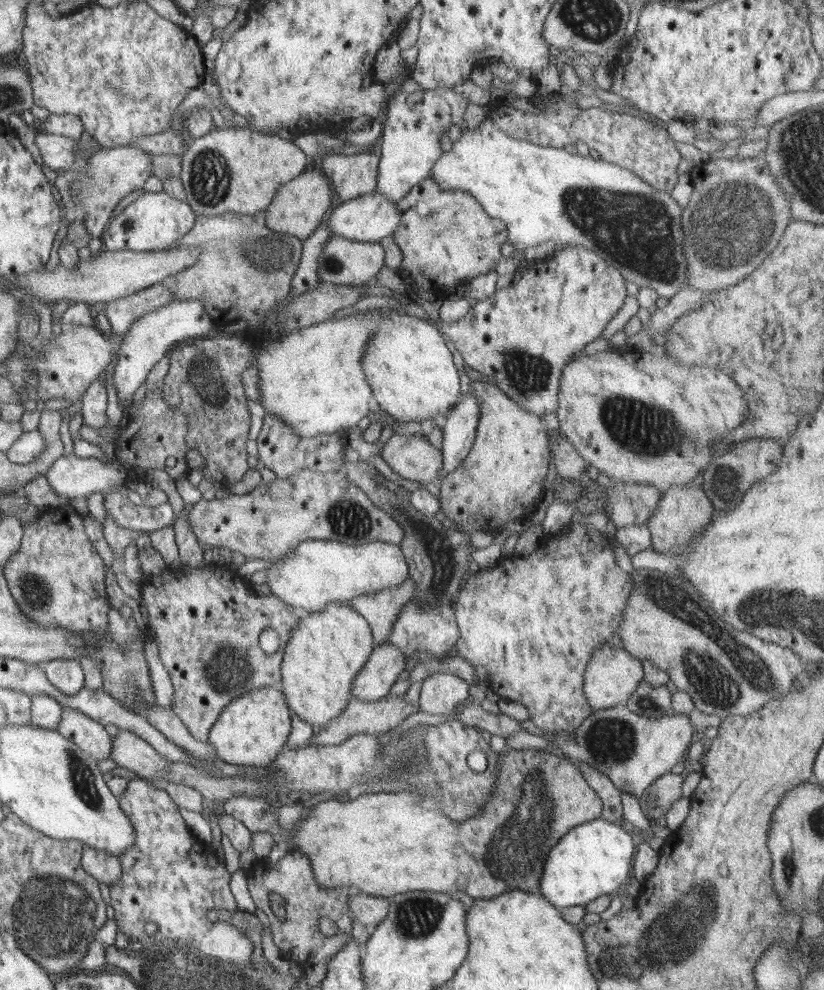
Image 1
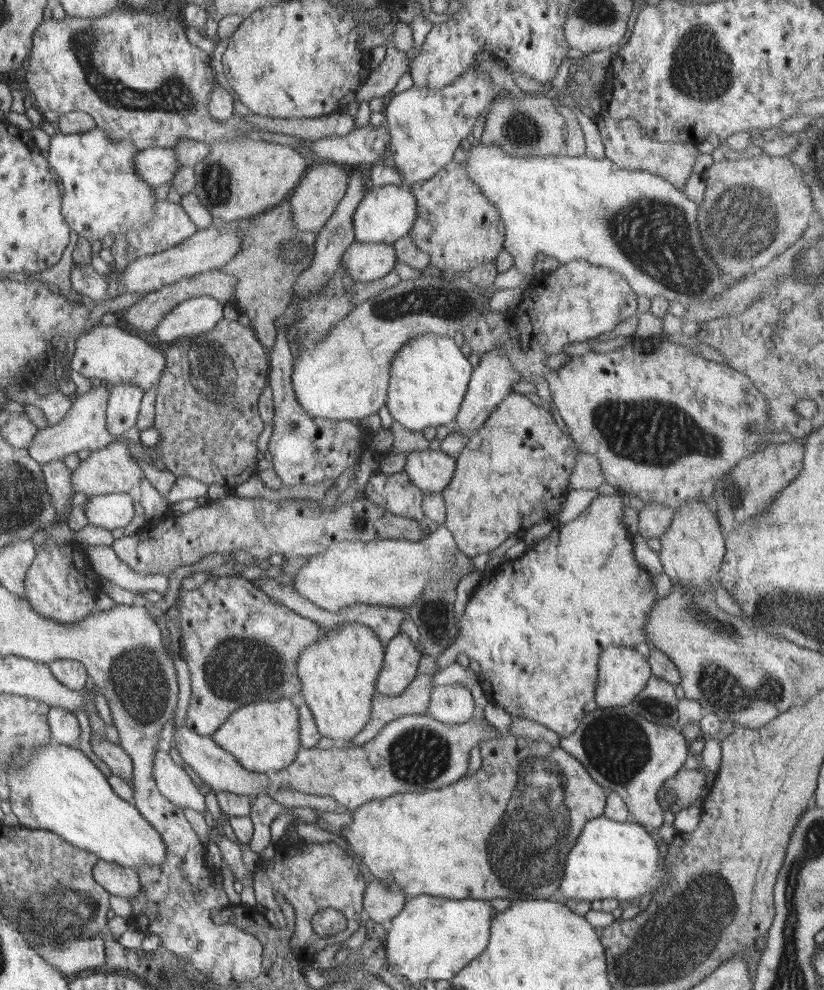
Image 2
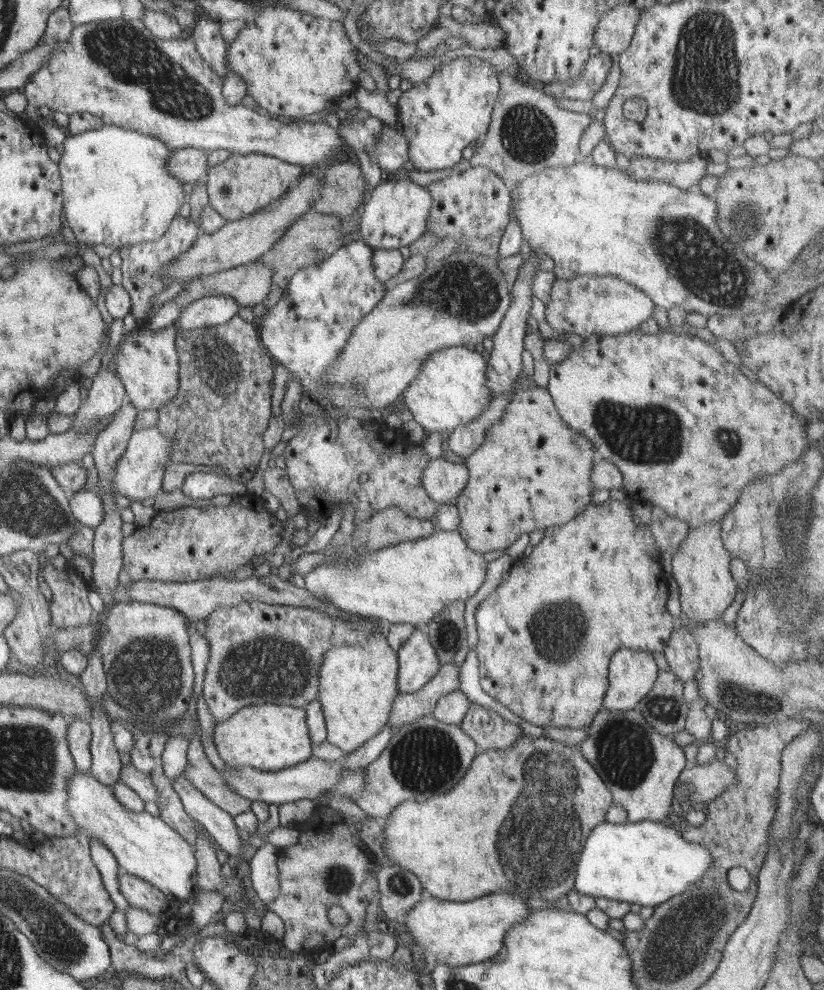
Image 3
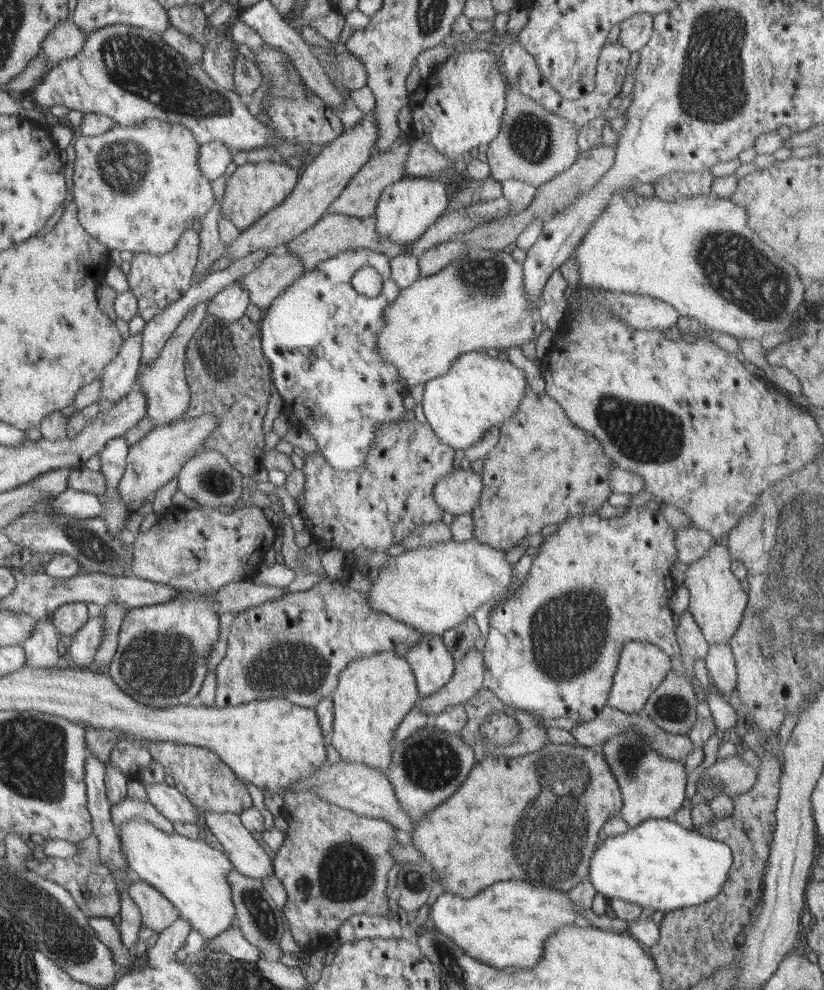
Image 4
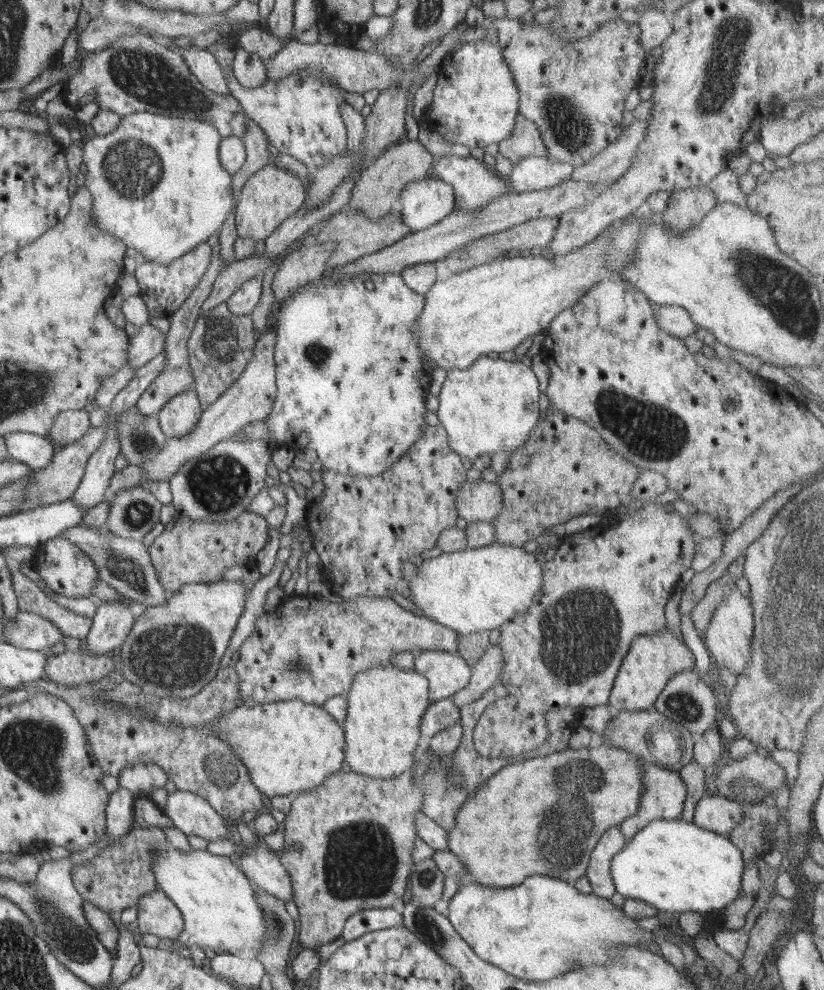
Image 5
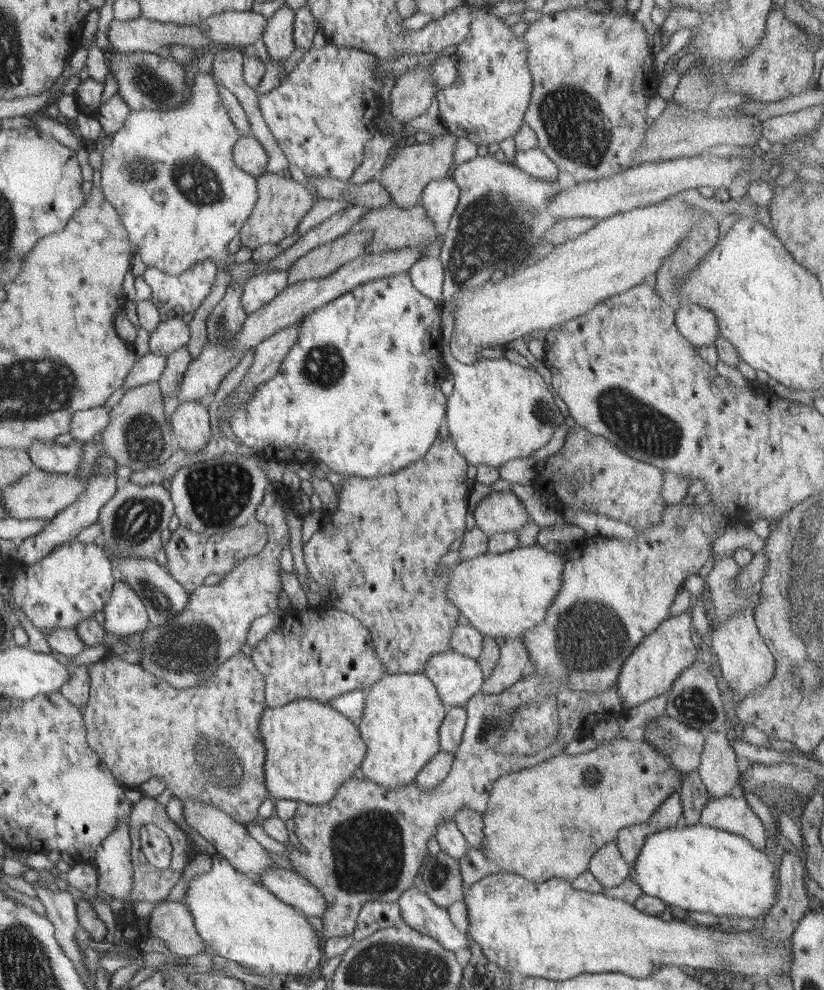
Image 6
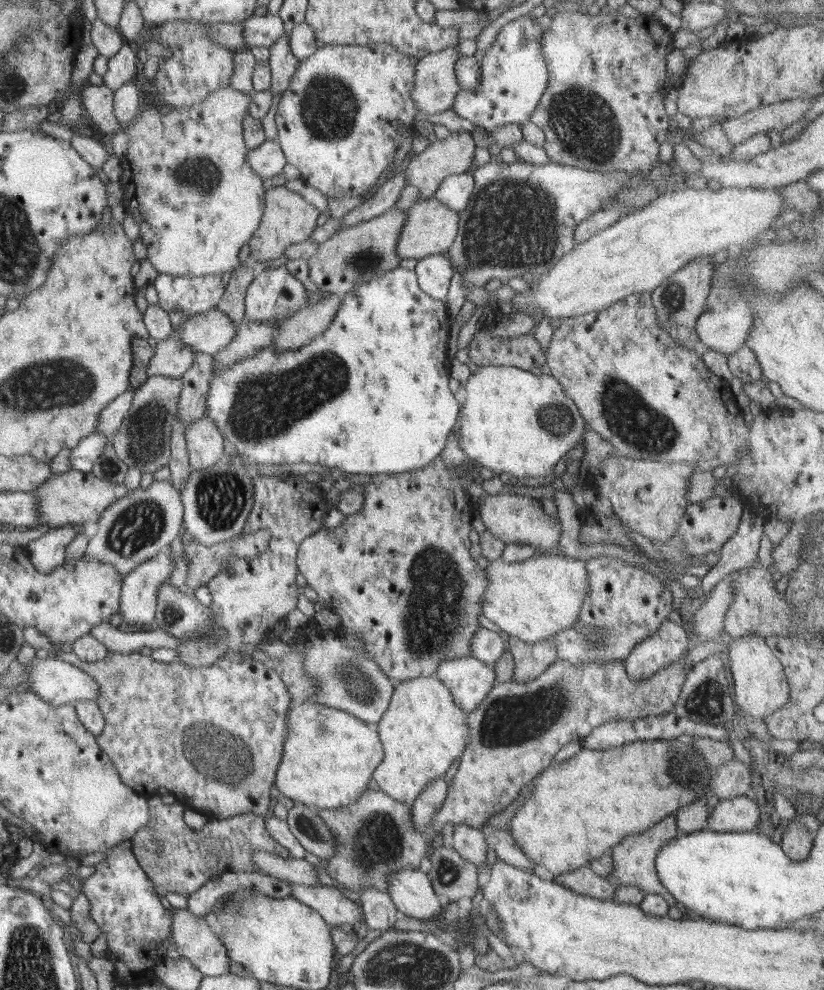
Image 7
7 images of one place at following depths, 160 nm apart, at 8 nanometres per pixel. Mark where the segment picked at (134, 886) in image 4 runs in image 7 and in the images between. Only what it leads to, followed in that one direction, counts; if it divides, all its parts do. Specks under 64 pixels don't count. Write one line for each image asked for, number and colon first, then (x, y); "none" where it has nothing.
5: (157, 914)
6: (170, 920)
7: (194, 937)

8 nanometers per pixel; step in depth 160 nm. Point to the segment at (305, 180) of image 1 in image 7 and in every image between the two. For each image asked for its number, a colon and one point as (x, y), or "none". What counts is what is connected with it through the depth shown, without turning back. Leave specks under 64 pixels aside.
2: (314, 200)
3: (343, 191)
4: (359, 198)
5: (378, 189)
6: (413, 167)
7: (426, 170)

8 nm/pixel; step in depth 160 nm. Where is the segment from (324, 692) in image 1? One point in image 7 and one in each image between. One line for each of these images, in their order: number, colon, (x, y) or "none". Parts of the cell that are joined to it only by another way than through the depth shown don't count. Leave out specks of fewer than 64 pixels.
2: (339, 674)
3: (357, 683)
4: (373, 694)
5: (386, 704)
6: (400, 725)
7: (425, 730)

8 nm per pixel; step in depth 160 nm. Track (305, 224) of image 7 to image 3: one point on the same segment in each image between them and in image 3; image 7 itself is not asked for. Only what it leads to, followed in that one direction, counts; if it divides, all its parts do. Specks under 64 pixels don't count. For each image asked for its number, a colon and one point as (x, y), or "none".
3: (242, 184)
4: (252, 190)
5: (269, 197)
6: (283, 202)

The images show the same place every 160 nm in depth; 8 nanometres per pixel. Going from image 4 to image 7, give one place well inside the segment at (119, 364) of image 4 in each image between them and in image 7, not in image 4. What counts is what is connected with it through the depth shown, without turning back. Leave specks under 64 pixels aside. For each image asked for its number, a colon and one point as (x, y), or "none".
5: (148, 341)
6: (171, 335)
7: (210, 332)

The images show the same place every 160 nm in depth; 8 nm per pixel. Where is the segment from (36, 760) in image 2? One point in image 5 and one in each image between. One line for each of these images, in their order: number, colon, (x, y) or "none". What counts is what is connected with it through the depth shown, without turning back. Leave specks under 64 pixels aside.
3: (144, 846)
4: (195, 877)
5: (217, 901)

